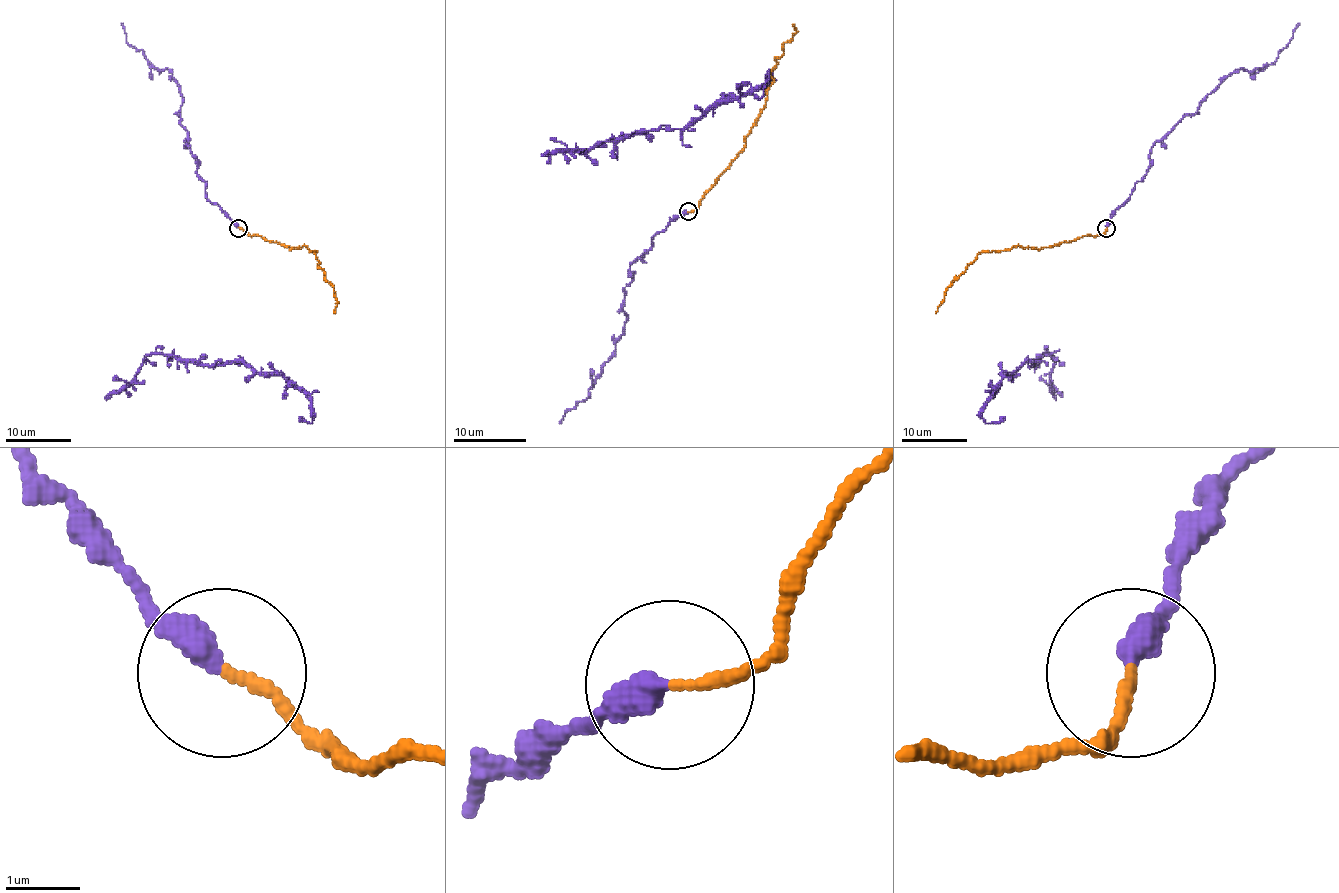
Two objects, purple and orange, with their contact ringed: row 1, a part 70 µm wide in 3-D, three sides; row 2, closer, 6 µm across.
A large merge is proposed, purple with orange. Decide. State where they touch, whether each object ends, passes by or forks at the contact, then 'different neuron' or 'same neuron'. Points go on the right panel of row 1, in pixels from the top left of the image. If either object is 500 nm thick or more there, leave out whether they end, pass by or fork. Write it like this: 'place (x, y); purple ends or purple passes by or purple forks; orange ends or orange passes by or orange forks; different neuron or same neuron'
place (1106, 228); purple ends; orange ends; same neuron

